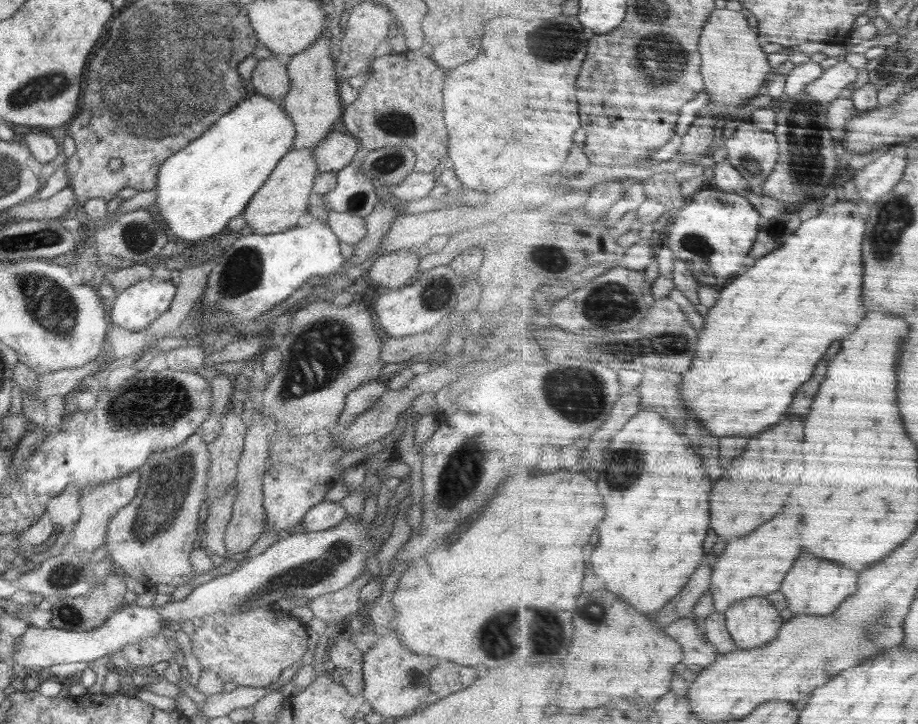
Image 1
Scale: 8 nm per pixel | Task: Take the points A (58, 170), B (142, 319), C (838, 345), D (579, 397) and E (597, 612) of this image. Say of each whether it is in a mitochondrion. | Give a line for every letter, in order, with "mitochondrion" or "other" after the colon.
A: other
B: other
C: other
D: mitochondrion
E: mitochondrion

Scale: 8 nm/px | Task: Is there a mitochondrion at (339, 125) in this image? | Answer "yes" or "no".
no

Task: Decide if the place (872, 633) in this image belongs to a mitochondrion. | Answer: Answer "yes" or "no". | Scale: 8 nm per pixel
yes

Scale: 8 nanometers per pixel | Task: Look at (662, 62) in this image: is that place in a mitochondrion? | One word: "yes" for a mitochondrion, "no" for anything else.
yes

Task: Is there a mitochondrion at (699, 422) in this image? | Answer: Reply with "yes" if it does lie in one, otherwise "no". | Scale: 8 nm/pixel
no

